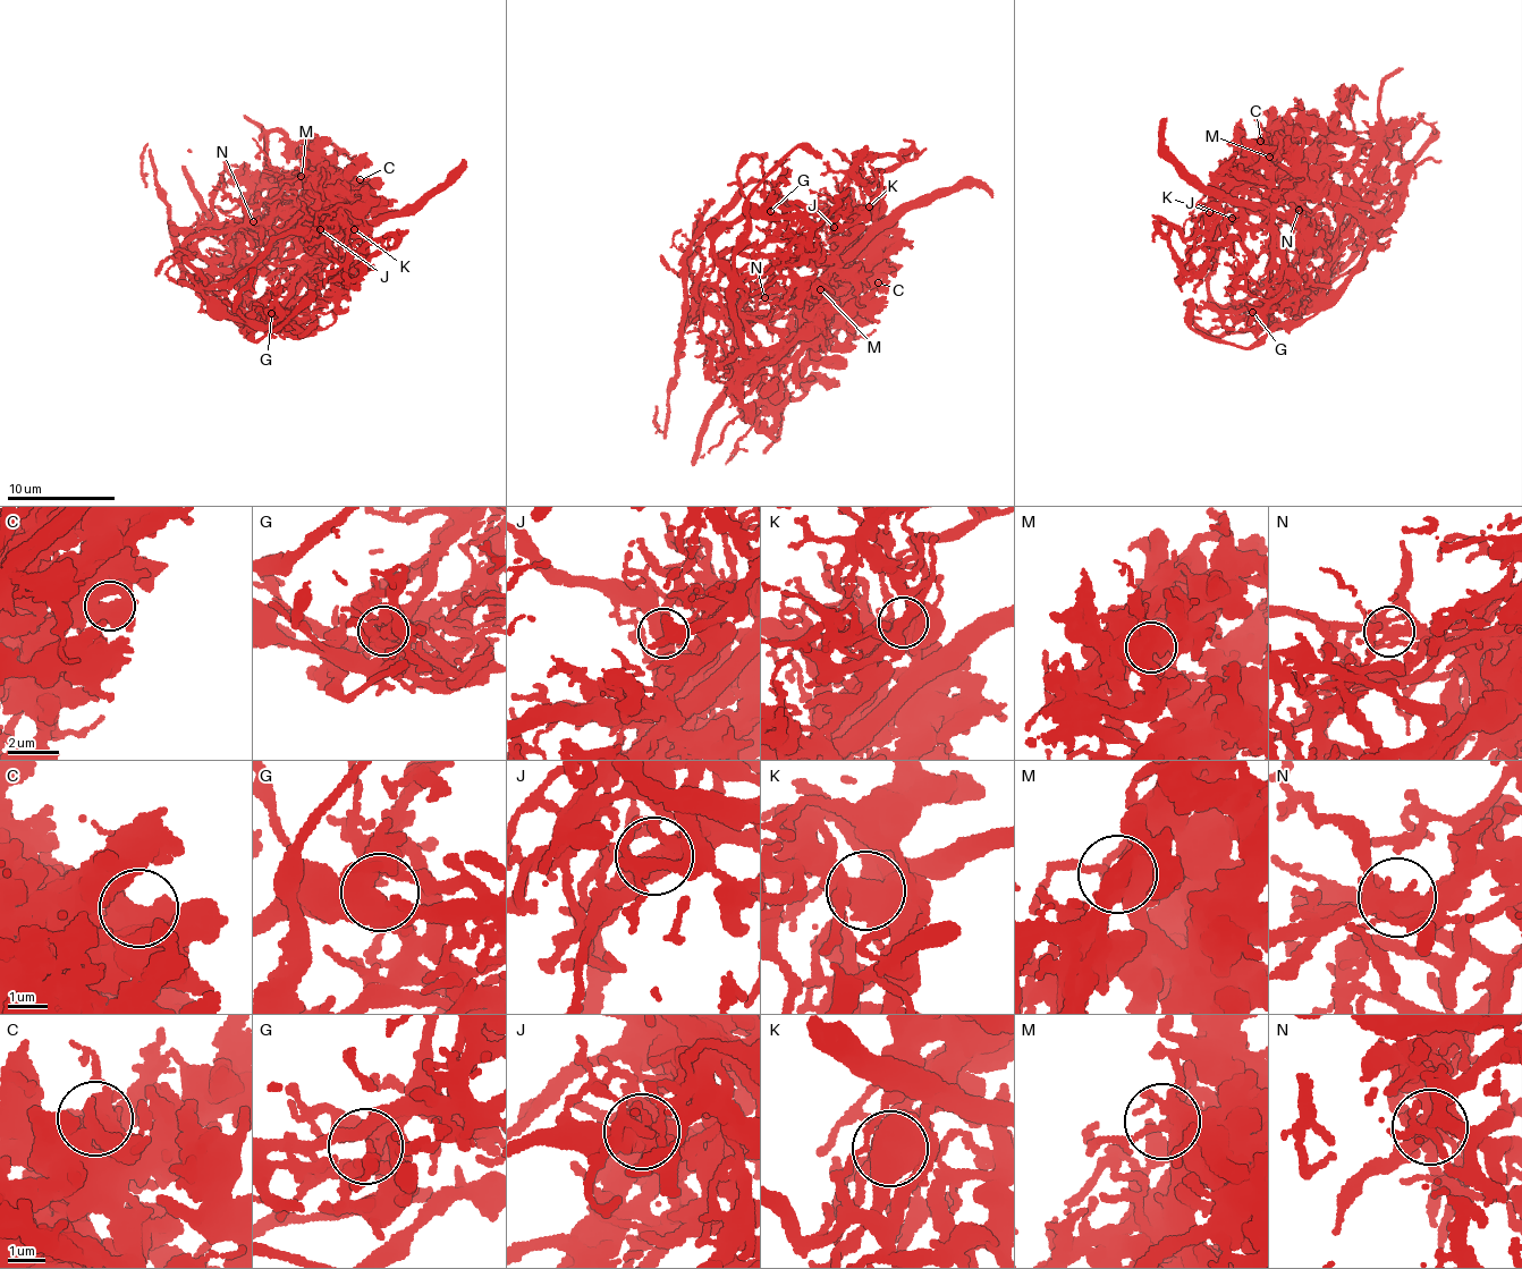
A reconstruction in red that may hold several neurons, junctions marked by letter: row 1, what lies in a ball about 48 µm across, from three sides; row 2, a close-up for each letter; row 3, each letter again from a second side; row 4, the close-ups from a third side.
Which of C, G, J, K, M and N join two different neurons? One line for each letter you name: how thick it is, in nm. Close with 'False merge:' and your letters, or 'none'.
J: calibre 460 nm
False merge: J

